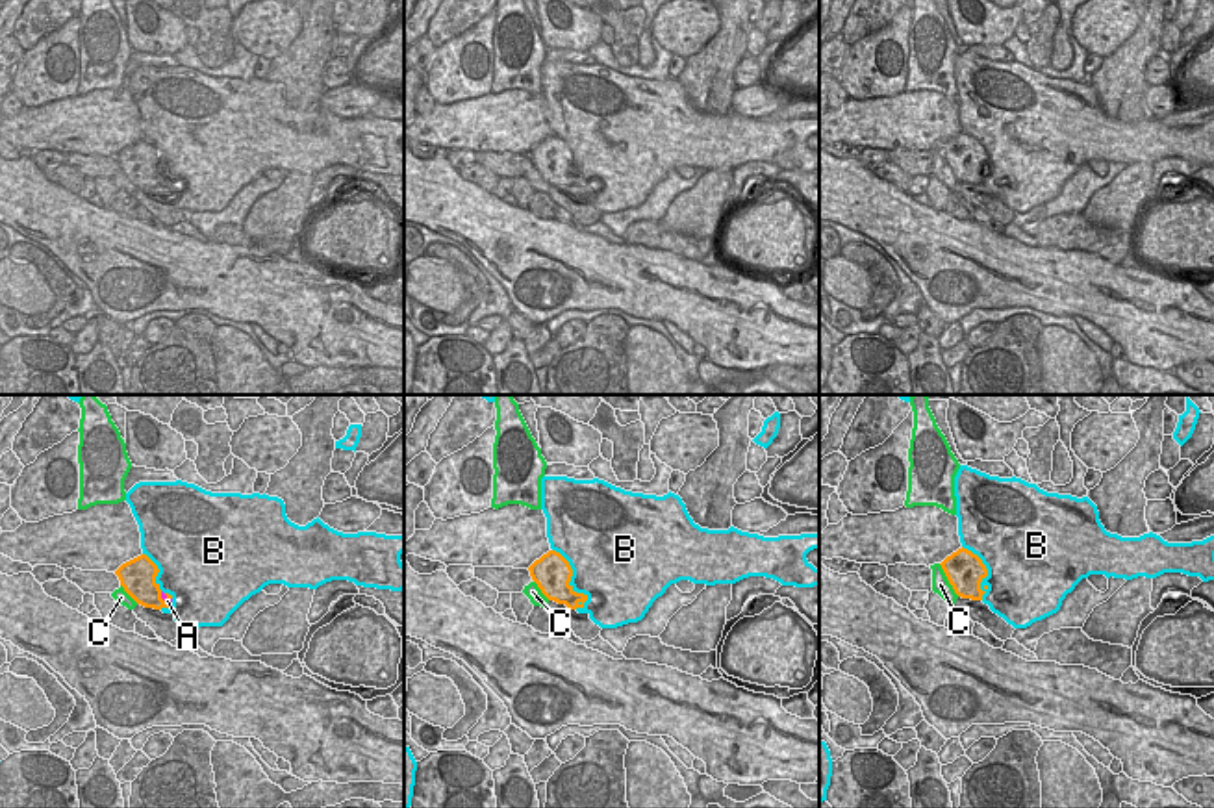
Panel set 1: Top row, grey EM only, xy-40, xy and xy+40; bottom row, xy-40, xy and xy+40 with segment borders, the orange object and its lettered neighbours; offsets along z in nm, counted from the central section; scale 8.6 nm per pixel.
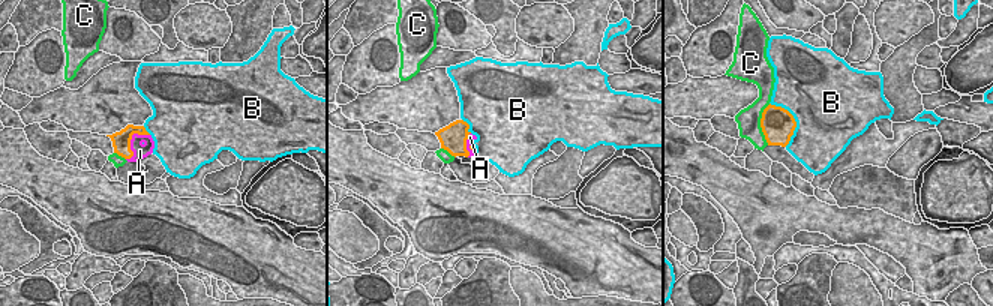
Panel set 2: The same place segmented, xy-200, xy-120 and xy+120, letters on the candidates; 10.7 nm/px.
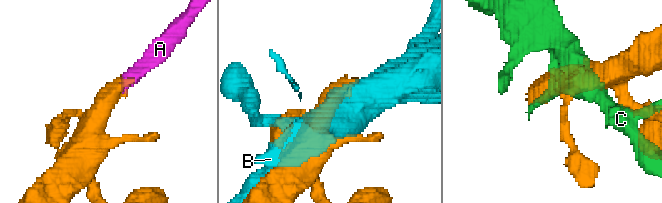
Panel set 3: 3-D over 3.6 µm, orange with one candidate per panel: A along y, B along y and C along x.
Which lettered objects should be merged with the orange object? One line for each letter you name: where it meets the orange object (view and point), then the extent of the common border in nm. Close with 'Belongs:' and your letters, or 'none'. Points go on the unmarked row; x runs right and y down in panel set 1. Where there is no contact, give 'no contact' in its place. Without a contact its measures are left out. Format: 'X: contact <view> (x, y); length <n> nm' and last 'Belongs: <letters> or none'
A: contact xy-40 (162, 184); length 150 nm
Belongs: A

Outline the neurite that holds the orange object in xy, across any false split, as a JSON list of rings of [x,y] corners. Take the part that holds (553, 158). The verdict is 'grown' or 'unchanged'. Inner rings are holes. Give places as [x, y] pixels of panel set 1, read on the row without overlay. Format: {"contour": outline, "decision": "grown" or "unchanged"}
{"contour": [[[549,135],[530,152],[530,161],[541,174],[541,178],[558,189],[565,189],[569,195],[584,193],[588,180],[573,174],[573,154],[569,146],[556,135]]], "decision": "unchanged"}

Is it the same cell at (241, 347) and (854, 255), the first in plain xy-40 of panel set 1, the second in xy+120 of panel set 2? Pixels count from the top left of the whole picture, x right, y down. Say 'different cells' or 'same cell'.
different cells

